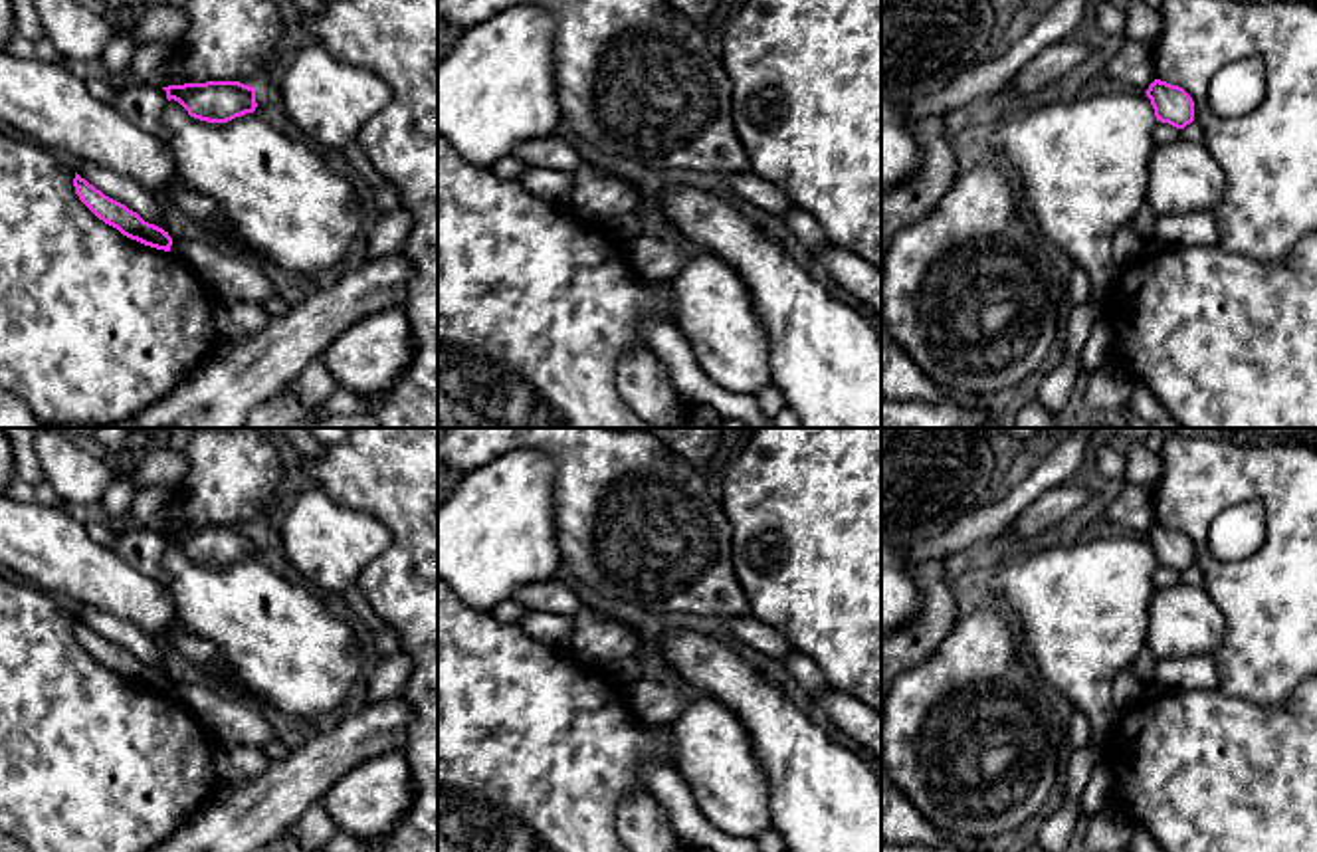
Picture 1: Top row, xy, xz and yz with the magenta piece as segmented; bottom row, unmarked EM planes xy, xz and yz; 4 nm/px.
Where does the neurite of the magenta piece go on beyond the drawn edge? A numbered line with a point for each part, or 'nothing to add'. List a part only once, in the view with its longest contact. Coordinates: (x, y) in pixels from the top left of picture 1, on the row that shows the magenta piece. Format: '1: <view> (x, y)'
nothing to add

